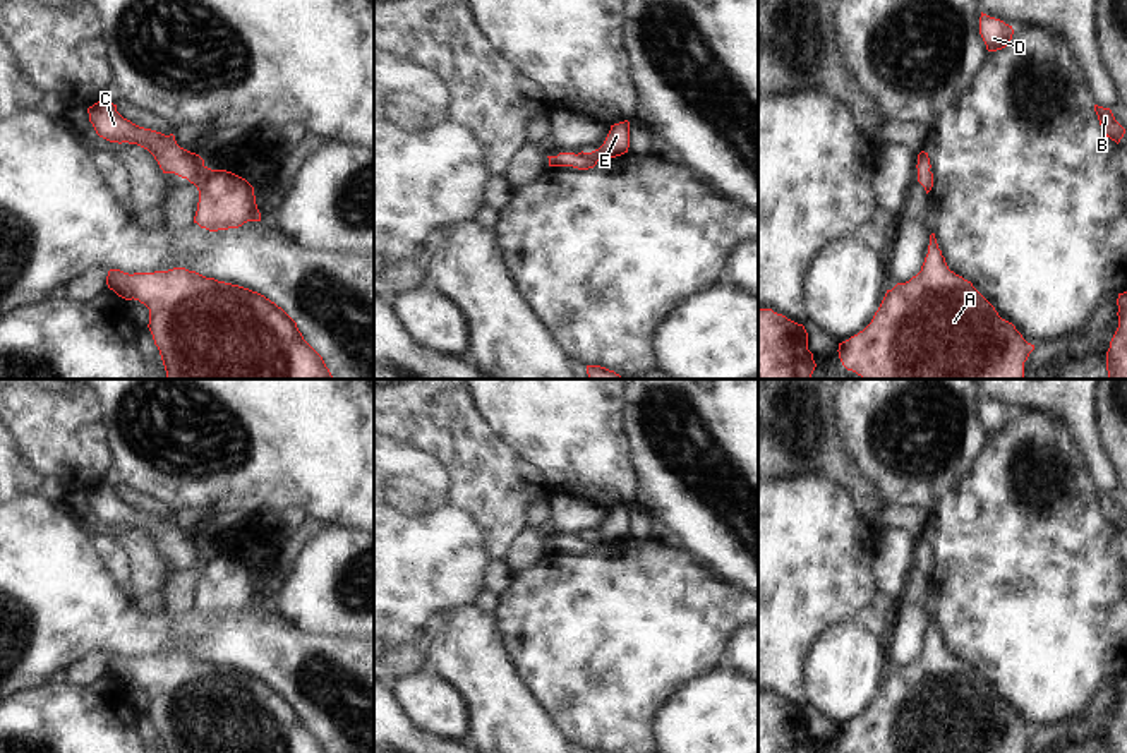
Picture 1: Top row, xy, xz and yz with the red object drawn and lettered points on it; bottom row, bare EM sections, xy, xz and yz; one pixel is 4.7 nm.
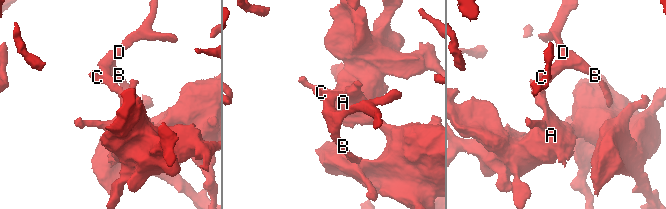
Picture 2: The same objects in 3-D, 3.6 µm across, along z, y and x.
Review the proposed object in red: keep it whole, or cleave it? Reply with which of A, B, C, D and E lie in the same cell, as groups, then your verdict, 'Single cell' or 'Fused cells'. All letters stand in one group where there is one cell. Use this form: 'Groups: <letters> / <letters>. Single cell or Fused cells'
Groups: A B C D E. Single cell

